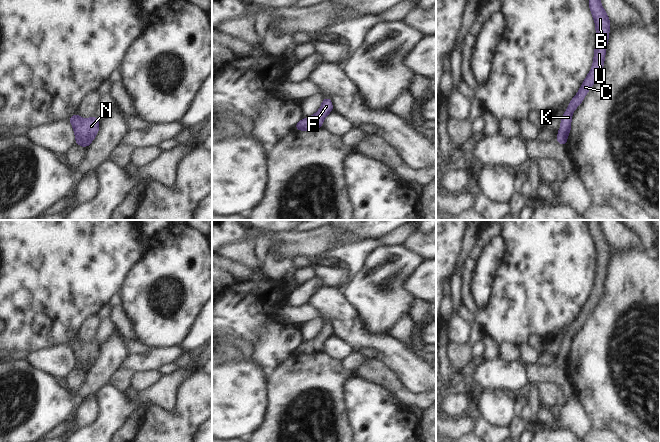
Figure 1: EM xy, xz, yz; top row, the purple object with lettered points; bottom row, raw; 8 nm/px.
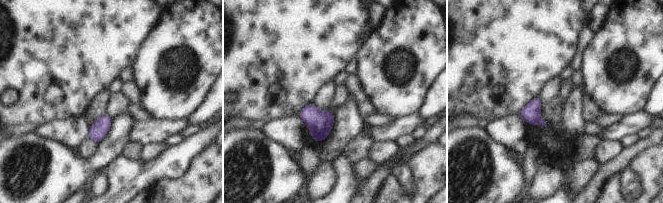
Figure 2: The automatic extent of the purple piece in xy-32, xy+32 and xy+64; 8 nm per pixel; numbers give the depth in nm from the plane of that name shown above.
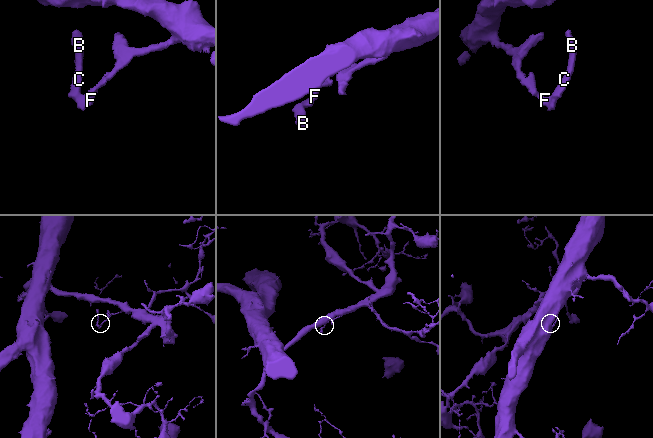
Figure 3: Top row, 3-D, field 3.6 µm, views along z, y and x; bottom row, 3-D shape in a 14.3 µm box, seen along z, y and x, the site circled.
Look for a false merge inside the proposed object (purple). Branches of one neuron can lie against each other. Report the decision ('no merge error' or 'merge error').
no merge error

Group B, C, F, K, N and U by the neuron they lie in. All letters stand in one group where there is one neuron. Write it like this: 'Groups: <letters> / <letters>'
Groups: B C F K N U.

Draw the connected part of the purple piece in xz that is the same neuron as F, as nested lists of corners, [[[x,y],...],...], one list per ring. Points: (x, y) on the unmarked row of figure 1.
[[[323,321],[323,326],[320,333],[316,338],[306,342],[301,343],[297,346],[294,355],[311,355],[313,353],[319,353],[323,349],[324,342],[330,337],[333,336],[333,328],[330,322]]]

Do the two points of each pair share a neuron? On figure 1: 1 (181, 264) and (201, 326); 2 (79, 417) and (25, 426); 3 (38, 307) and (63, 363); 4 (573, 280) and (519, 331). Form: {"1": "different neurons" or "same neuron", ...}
{"1": "different neurons", "2": "different neurons", "3": "different neurons", "4": "same neuron"}

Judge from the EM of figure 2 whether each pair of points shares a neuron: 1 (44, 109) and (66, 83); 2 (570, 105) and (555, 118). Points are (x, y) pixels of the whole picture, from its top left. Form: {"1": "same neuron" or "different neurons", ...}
{"1": "same neuron", "2": "different neurons"}

